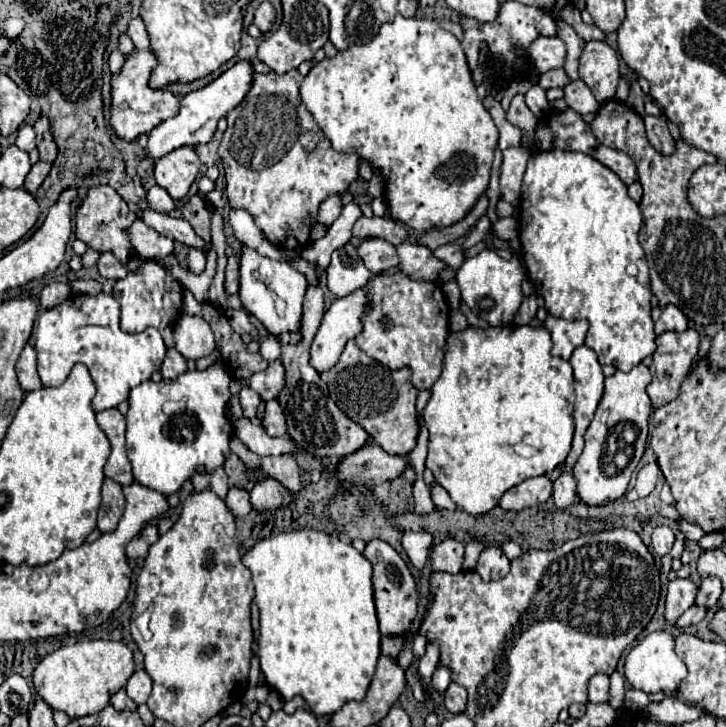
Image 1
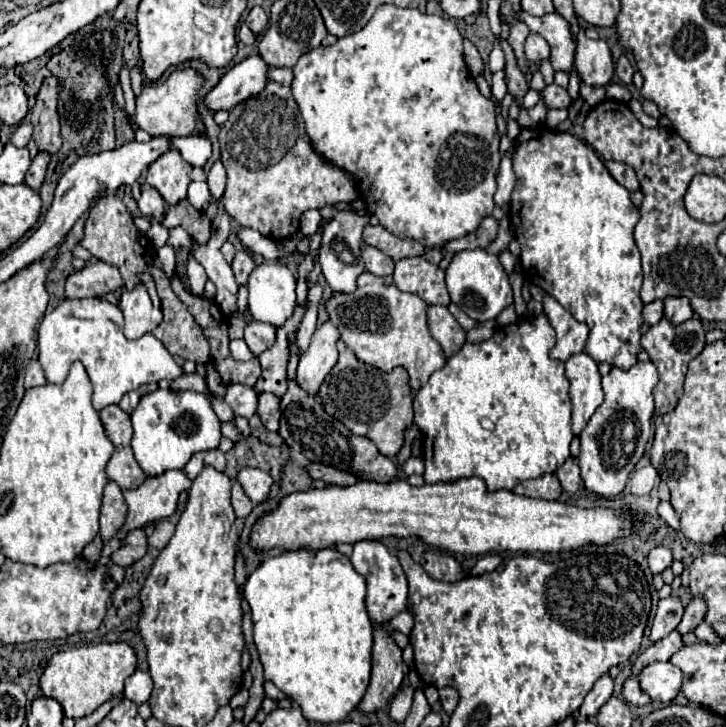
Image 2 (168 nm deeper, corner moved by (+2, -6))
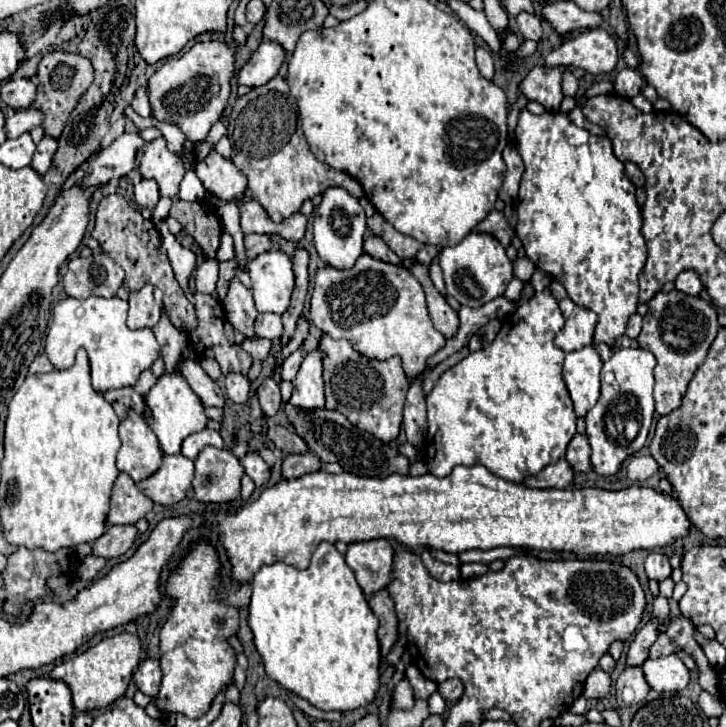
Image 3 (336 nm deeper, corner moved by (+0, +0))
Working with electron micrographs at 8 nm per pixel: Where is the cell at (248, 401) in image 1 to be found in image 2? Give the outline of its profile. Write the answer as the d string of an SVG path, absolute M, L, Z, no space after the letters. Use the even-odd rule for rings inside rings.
M228 384L224 400L230 404L234 416L250 418L252 414L256 414L258 398L256 398L254 388L248 388L244 384Z

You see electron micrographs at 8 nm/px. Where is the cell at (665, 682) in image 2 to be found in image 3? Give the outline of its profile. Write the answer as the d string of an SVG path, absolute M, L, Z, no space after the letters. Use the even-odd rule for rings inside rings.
M664 656L658 660L644 662L644 676L656 692L680 692L688 686L690 672L684 662L676 656Z

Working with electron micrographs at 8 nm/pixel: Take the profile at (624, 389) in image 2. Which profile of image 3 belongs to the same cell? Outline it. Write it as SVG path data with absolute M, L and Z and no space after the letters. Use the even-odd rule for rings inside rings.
M618 348L608 362L604 362L604 368L600 372L602 378L602 394L592 410L586 414L586 436L592 446L592 468L600 476L614 476L622 462L636 454L644 444L646 436L654 418L654 366L656 358L652 352L646 352L642 348ZM630 412L636 412L636 422L640 424L638 434L634 440L626 438L626 418Z

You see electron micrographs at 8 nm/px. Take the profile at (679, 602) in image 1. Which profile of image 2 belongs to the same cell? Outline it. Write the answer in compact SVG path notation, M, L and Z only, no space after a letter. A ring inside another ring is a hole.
M670 596L670 598L666 598L666 600L660 600L660 602L658 602L656 616L654 616L654 622L652 622L650 640L652 640L652 642L658 642L658 640L662 640L664 636L668 636L668 634L680 624L682 614L684 614L684 606L682 606L680 598Z

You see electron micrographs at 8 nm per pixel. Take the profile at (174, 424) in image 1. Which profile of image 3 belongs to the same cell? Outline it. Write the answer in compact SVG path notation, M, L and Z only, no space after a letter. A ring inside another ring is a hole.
M178 372L164 374L158 378L156 386L152 386L152 390L146 394L146 406L150 408L150 412L144 414L144 420L156 434L162 454L180 454L182 440L194 432L202 432L202 428L208 426L202 400L198 400L198 396L192 392L188 382Z

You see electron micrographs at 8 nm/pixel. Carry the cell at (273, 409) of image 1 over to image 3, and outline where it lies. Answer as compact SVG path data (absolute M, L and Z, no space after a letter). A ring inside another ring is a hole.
M266 378L258 390L258 400L260 400L260 408L266 416L276 416L280 406L282 406L282 398L280 398L280 386L274 378Z

